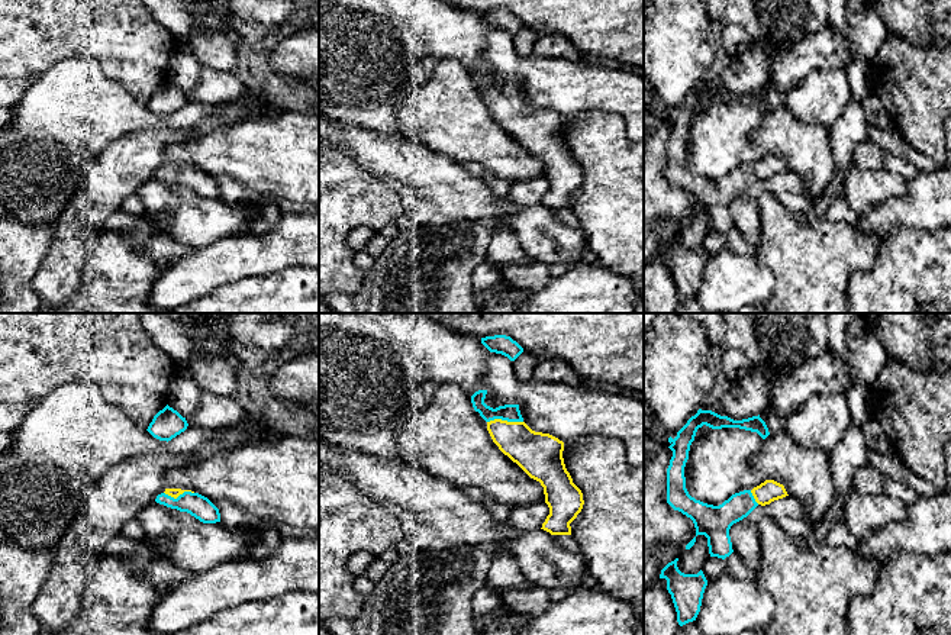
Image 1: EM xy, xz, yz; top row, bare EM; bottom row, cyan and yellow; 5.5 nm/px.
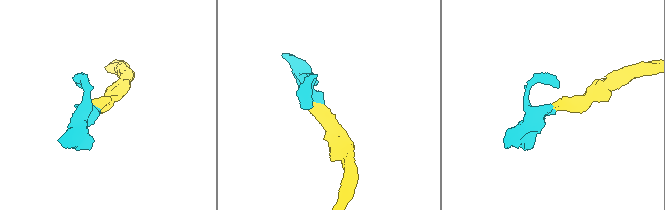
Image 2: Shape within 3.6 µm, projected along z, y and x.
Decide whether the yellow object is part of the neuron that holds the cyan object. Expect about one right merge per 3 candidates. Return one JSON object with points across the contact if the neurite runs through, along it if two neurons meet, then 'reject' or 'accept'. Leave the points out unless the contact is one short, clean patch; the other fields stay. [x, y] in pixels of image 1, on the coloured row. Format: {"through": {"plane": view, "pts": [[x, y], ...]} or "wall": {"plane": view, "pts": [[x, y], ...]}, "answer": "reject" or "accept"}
{"through": {"plane": "xz", "pts": [[509, 412], [505, 419], [535, 453]]}, "answer": "accept"}

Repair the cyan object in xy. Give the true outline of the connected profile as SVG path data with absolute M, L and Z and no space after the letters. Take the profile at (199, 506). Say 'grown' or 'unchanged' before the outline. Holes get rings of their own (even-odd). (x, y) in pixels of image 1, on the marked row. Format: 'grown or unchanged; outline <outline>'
grown; outline M165 489L158 494L157 503L180 512L187 512L203 523L220 522L219 509L204 496L191 490Z

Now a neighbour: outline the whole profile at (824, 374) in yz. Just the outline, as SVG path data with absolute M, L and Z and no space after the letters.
M826 351L822 357L807 358L790 374L770 373L770 403L760 418L776 415L787 420L809 397L822 393L847 393L854 384L854 367L850 360L838 364Z

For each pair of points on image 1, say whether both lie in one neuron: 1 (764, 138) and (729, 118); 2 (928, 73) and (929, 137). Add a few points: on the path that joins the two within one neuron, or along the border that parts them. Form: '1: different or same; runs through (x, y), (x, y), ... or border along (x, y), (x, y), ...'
1: different; border along (761, 115), (761, 122), (750, 138), (766, 154)
2: same; runs through (929, 89), (929, 121)

